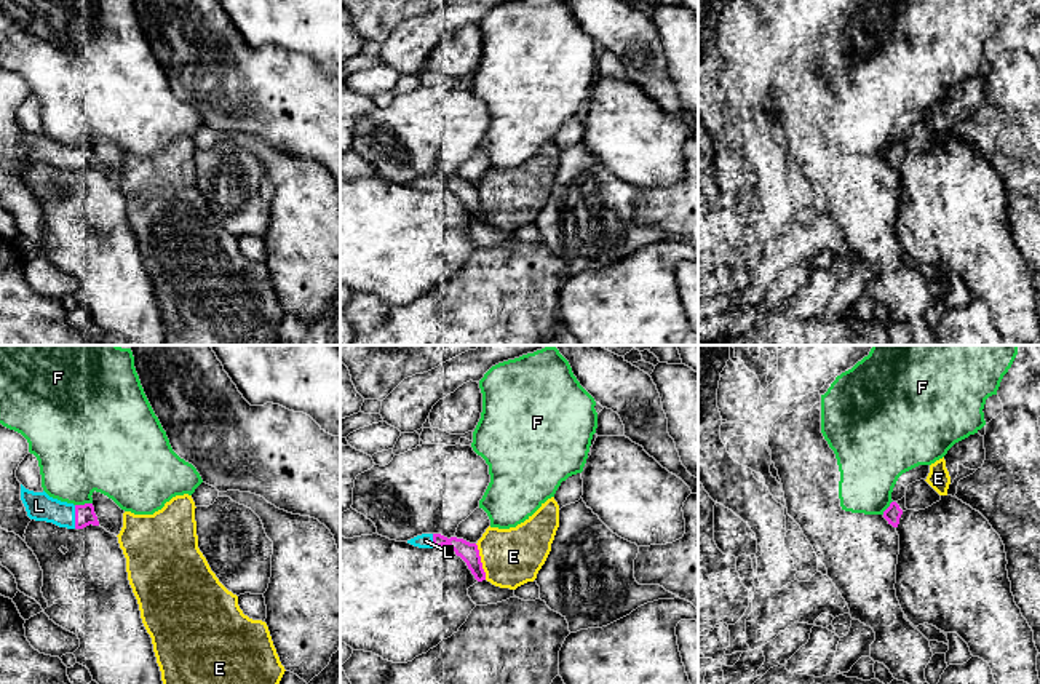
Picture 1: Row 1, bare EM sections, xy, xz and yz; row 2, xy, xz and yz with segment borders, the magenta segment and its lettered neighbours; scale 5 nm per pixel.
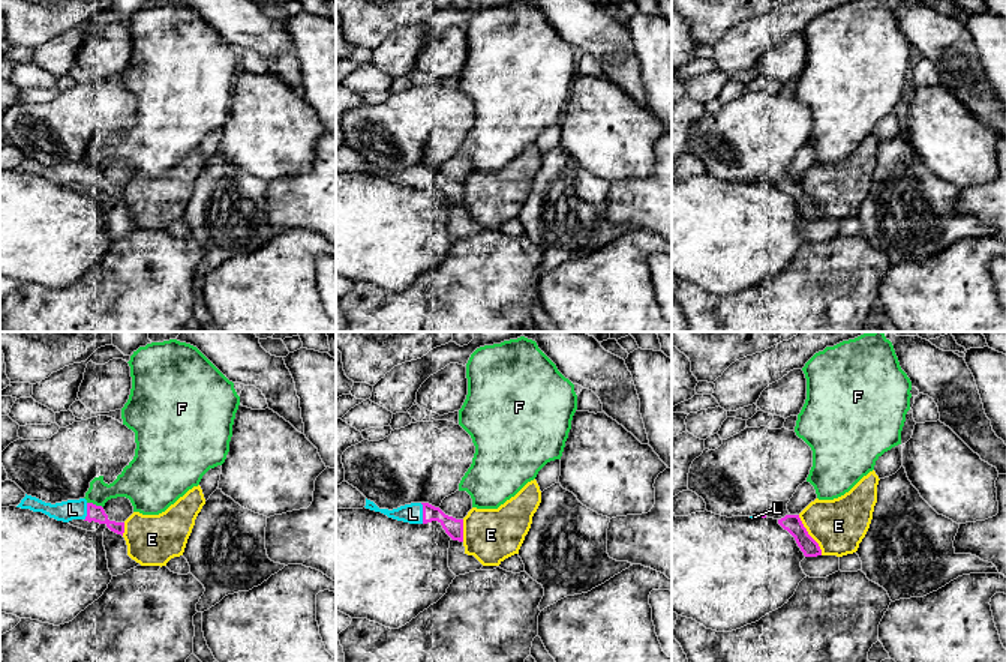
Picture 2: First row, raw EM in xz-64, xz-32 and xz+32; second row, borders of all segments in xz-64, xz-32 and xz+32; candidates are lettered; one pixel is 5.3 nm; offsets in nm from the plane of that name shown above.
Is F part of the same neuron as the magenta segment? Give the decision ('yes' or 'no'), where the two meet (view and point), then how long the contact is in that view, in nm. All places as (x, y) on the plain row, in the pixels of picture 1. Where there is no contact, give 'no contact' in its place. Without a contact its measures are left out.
no; meets magenta in xy at (85, 146); contact 90 nm long

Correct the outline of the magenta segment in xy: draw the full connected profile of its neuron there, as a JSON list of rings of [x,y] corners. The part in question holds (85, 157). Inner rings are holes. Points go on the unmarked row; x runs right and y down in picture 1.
[[[21,126],[21,142],[27,158],[35,163],[53,165],[59,169],[83,171],[99,168],[93,145],[73,147],[50,139],[45,133],[34,134]]]

